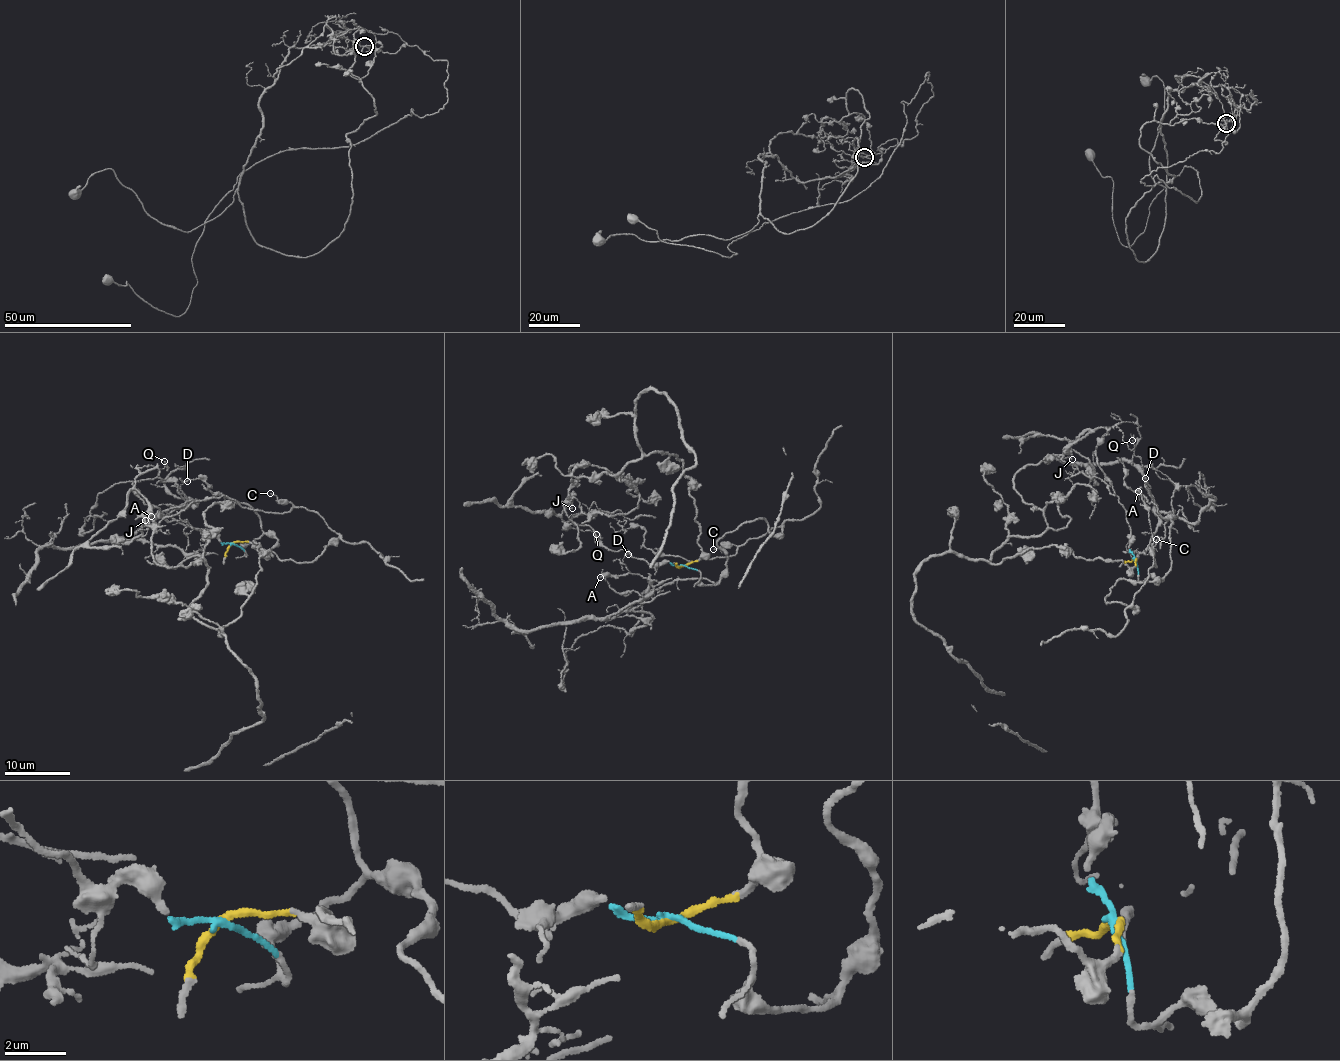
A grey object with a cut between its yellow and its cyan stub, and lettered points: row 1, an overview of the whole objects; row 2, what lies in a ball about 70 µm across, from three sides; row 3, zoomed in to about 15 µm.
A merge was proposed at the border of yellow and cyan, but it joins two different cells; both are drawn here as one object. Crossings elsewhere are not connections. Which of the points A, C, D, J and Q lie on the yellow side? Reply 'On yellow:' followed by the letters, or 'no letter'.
On yellow: J, Q

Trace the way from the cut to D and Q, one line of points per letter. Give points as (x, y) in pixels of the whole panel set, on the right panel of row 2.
D: (1135, 559), (1140, 580), (1149, 576), (1162, 579), (1170, 569), (1169, 516), (1159, 512), (1145, 478)
Q: (1135, 559), (1057, 547), (989, 560), (1010, 537), (1047, 530), (1014, 489), (1017, 471), (1099, 428), (1131, 440)

